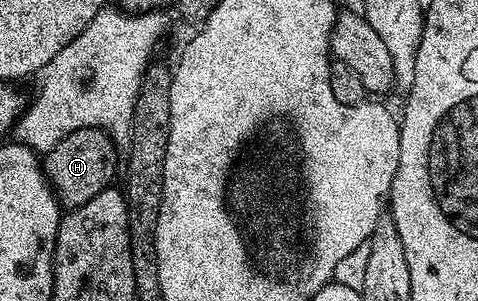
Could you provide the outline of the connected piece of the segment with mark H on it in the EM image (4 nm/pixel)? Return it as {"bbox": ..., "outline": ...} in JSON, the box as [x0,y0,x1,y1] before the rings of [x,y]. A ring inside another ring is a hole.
{"bbox":[41,126,121,208],"outline":[[[86,126],[77,132],[69,132],[65,140],[46,151],[41,165],[60,207],[74,208],[85,204],[85,200],[93,200],[93,196],[114,183],[111,181],[115,178],[115,169],[121,166],[121,154],[105,130],[98,126]]]}

